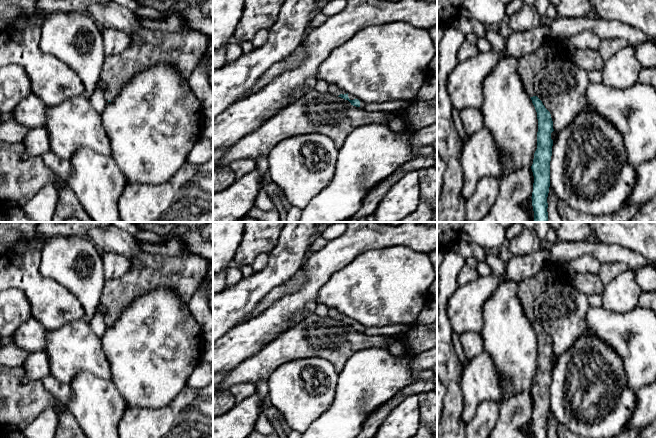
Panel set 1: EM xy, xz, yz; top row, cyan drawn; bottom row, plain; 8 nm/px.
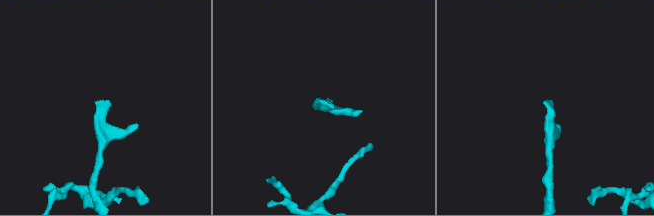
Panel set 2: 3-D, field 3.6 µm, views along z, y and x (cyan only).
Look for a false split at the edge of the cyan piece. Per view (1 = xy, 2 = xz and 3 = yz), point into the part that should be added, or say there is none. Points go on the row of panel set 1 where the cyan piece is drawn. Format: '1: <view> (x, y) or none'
1: xy (183, 50)
2: xz (333, 89)
3: yz (529, 65)

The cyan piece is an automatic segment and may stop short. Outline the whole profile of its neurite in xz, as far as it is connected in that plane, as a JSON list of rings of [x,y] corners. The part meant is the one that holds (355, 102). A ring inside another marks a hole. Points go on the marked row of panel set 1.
[[[332,84],[329,85],[328,91],[332,94],[337,95],[338,97],[348,100],[353,106],[360,107],[360,108],[363,108],[365,106],[365,103],[363,101],[359,100],[358,98],[356,98],[351,94],[346,93],[336,85],[332,85]]]

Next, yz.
[[[553,37],[546,39],[535,52],[517,59],[518,75],[521,77],[526,93],[532,100],[538,119],[537,149],[531,166],[534,176],[531,197],[534,222],[548,222],[547,197],[550,187],[550,161],[553,146],[551,133],[554,129],[551,114],[536,96],[533,81],[537,73],[547,65],[550,58],[561,53],[567,53],[572,62],[588,72],[601,71],[604,65],[604,60],[598,50],[568,50]]]

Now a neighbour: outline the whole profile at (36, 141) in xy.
[[[45,128],[29,129],[22,143],[27,156],[42,156],[50,151],[49,135]]]

